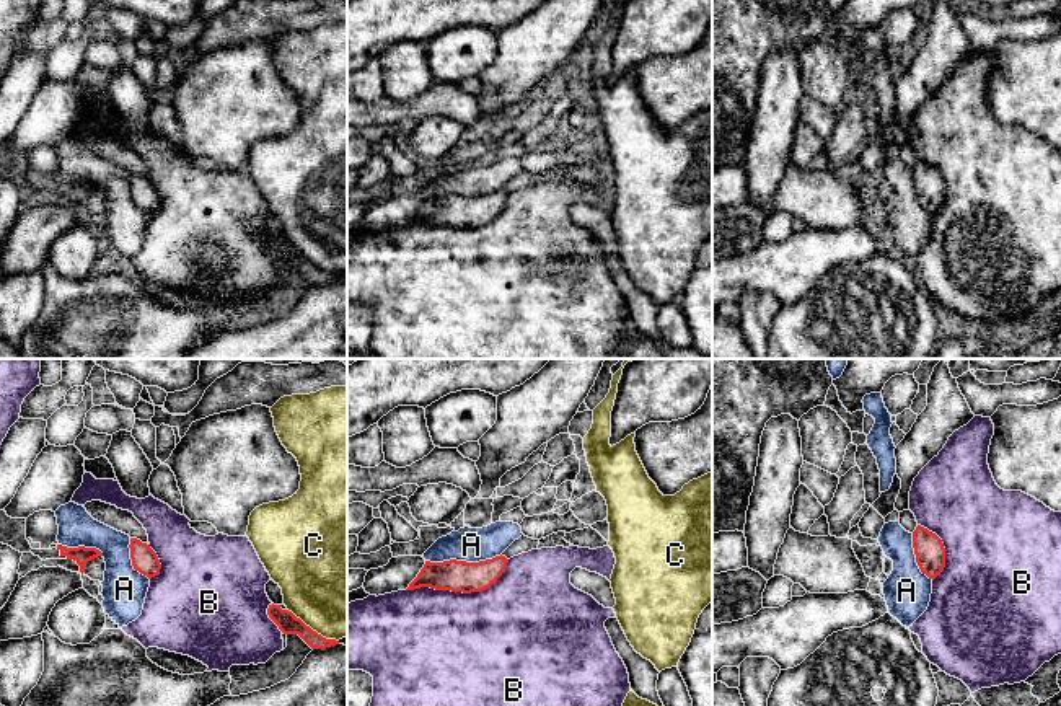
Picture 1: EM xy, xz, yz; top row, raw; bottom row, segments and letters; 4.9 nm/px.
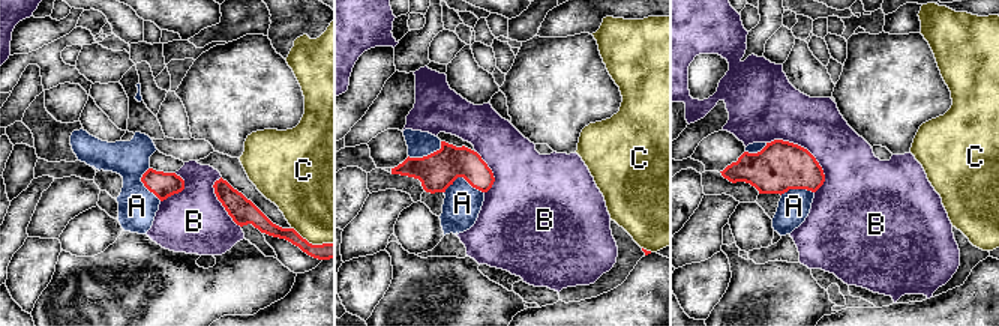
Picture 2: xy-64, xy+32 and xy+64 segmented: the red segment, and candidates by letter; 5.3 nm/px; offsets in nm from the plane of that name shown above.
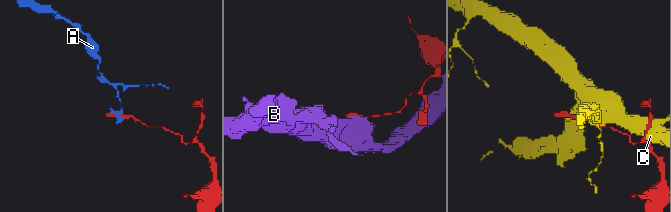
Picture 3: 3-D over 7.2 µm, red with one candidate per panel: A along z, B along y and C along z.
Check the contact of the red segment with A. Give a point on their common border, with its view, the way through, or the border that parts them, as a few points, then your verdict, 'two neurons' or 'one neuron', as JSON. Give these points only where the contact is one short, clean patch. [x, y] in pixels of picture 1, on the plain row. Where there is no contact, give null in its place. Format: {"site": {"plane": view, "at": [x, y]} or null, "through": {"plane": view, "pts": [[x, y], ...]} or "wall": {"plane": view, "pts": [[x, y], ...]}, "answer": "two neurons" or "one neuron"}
{"site": {"plane": "xz", "at": [463, 196]}, "answer": "two neurons"}

